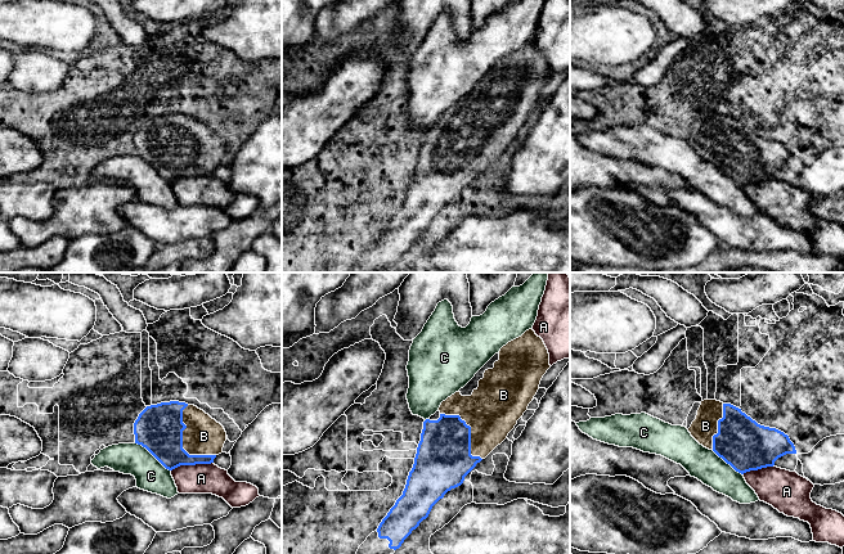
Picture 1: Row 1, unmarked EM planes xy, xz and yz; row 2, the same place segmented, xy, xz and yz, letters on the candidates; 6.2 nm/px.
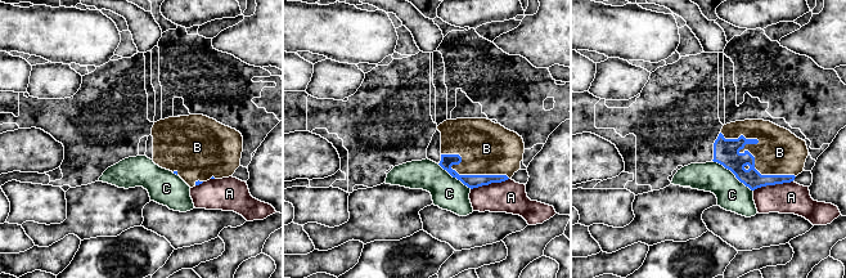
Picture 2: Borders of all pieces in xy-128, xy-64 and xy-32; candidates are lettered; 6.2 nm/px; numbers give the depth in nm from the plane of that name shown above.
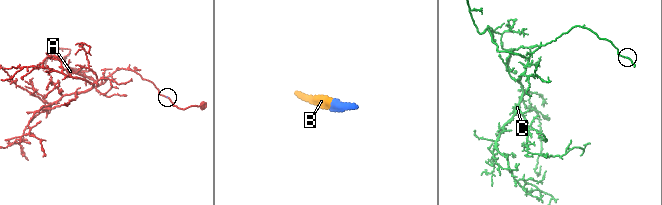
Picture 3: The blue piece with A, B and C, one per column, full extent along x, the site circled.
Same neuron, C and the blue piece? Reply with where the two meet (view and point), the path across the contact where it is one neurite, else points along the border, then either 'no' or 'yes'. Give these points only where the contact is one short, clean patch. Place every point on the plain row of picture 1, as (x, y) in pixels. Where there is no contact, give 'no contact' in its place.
xy (152, 166) | no

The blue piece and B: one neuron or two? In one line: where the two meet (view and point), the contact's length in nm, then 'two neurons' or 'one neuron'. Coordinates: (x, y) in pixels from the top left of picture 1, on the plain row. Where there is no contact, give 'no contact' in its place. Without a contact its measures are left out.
xy (182, 154) | 360 nm | one neuron

